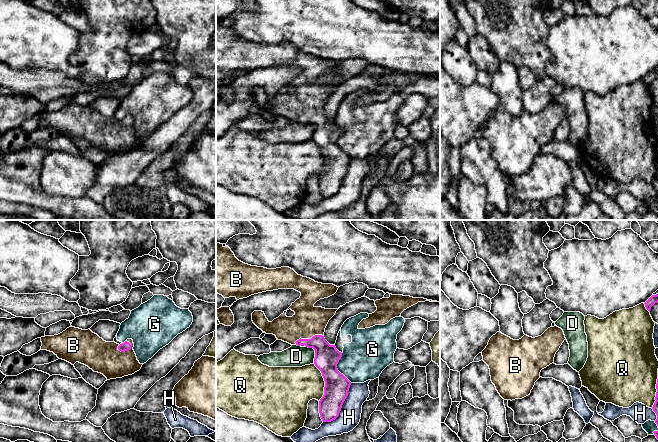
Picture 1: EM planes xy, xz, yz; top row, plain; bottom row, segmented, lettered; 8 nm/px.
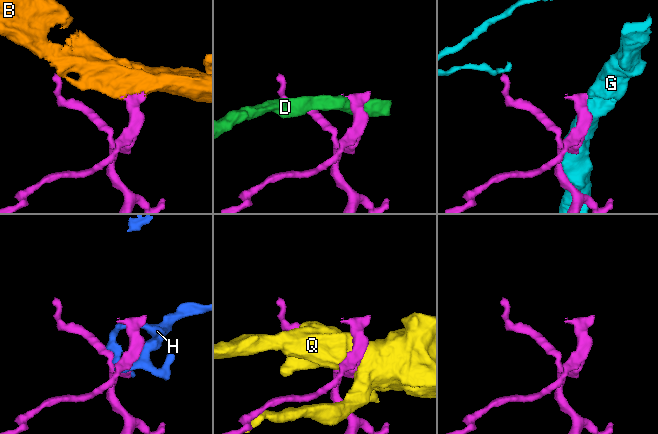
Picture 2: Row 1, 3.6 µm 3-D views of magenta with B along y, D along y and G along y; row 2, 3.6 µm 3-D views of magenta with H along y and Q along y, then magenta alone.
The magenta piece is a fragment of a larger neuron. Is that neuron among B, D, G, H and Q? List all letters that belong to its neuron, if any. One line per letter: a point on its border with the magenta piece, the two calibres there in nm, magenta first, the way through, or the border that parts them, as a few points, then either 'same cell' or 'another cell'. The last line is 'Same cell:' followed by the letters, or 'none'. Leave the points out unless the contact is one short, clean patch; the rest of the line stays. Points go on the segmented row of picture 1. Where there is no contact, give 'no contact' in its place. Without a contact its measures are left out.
B: meets magenta in xz at (308, 339); 190 nm thick on the magenta side, 260 nm on the other; same cell
D: meets magenta in xz at (315, 352); 190 nm thick on the magenta side, 180 nm on the other; border along xz (306, 346), (314, 350), (314, 362); another cell
G: meets magenta in xz at (336, 368); 190 nm thick on the magenta side, 340 nm on the other; another cell
H: meets magenta in xz at (341, 407); 190 nm thick on the magenta side, 180 nm on the other; another cell
Q: meets magenta in xz at (325, 382); 190 nm thick on the magenta side, 320 nm on the other; another cell
Same cell: B

